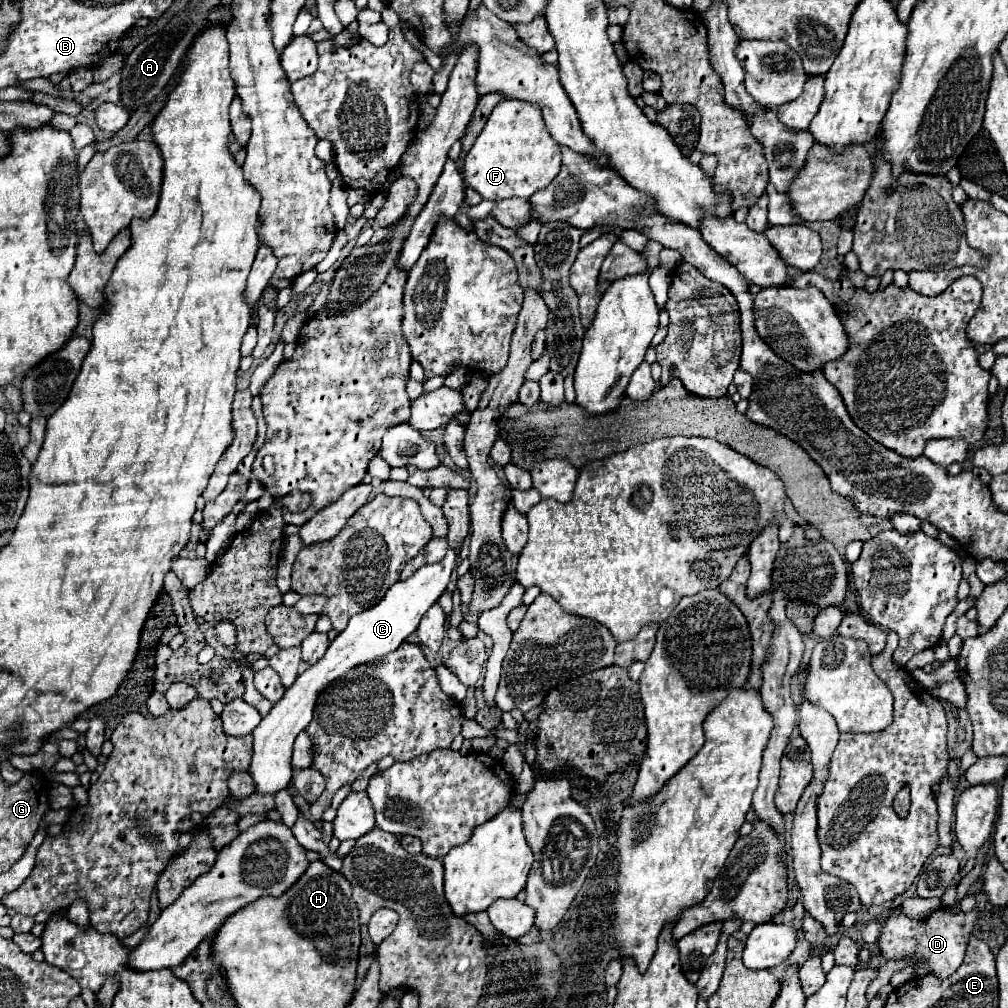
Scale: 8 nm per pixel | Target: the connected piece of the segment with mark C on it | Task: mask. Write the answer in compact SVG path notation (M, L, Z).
M448 549L446 557L442 561L424 565L412 577L392 585L388 589L386 597L378 605L374 605L350 619L348 627L330 643L326 655L316 665L308 667L302 675L298 675L294 685L290 689L286 689L284 697L272 707L272 711L262 719L262 723L252 733L254 735L254 757L252 757L252 765L250 765L250 775L256 783L256 793L276 793L276 791L282 791L288 787L288 783L292 779L292 767L290 767L292 745L294 745L294 739L298 737L298 733L304 731L308 727L308 723L312 721L314 703L316 703L320 691L334 679L342 677L348 669L396 651L418 629L418 623L424 617L424 613L446 591L446 587L450 583L452 567L456 567L456 561L458 561L456 551Z

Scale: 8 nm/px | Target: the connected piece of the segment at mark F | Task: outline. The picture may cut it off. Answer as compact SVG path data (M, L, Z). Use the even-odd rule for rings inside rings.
M504 99L492 111L484 131L470 149L464 165L464 183L476 189L482 199L500 201L508 197L530 199L536 191L546 189L560 173L560 145L546 131L540 109L532 103Z

